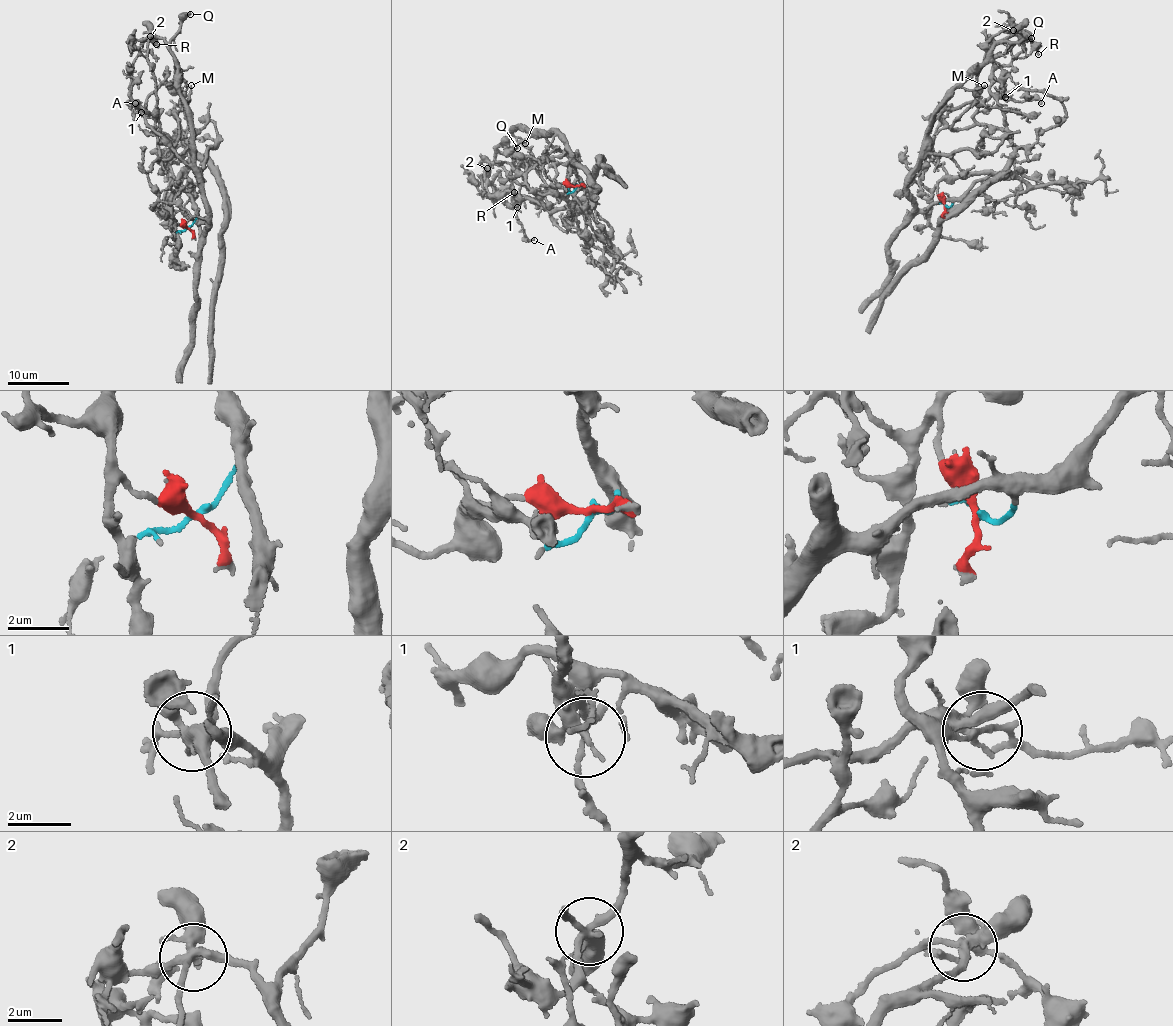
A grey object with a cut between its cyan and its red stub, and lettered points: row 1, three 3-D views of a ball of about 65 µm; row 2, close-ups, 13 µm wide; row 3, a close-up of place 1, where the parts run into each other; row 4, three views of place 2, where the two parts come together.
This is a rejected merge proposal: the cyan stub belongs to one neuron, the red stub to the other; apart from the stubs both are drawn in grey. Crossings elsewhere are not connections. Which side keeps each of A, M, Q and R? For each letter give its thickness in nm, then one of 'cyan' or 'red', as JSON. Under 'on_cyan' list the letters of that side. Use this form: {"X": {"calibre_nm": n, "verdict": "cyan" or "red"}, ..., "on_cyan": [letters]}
{"A": {"calibre_nm": 190, "verdict": "red"}, "M": {"calibre_nm": 130, "verdict": "cyan"}, "Q": {"calibre_nm": 440, "verdict": "cyan"}, "R": {"calibre_nm": 160, "verdict": "cyan"}, "on_cyan": ["M", "Q", "R"]}

